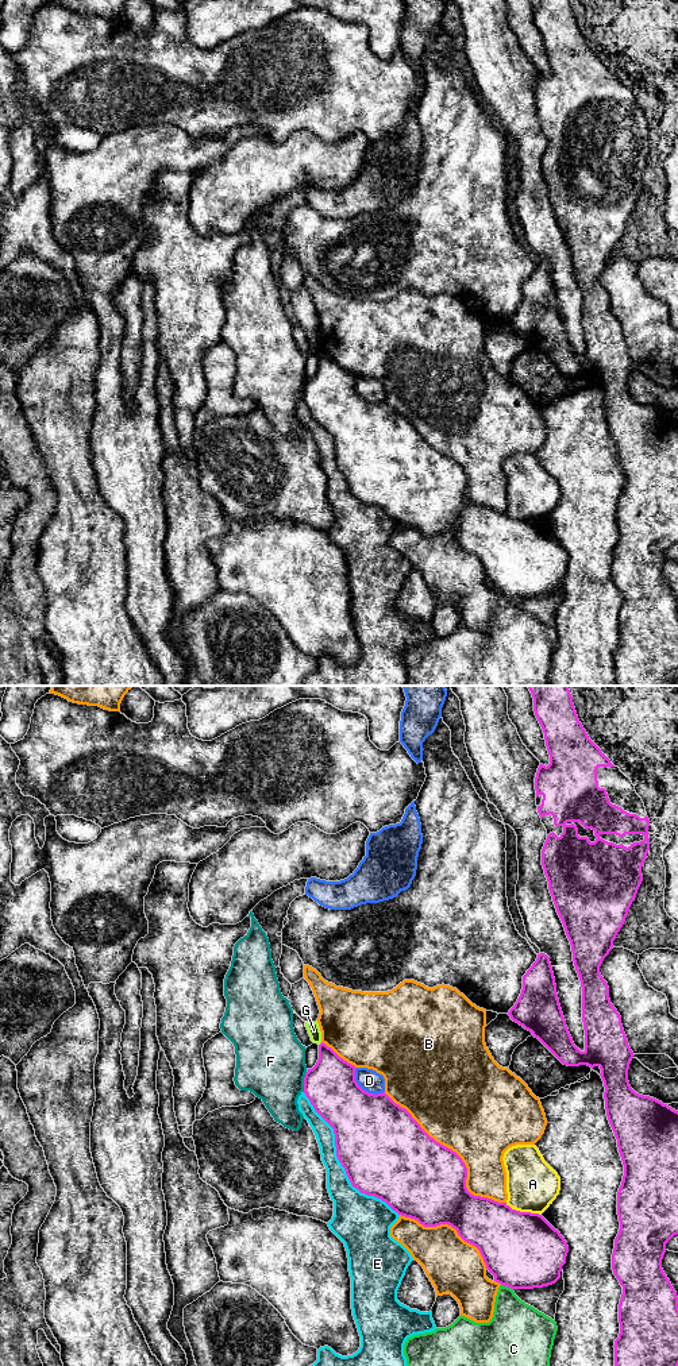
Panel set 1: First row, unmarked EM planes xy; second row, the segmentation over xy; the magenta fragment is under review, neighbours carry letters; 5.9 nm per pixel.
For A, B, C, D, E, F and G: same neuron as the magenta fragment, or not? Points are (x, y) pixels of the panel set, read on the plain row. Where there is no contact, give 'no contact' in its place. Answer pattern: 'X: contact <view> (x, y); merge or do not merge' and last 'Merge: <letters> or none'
A: contact xy (523, 521); do not merge
B: contact xy (457, 463); do not merge
C: contact xy (507, 594); do not merge
D: contact xy (362, 398); do not merge
E: contact xy (341, 471); do not merge
F: contact xy (304, 390); do not merge
G: contact xy (320, 352); do not merge
Merge: none

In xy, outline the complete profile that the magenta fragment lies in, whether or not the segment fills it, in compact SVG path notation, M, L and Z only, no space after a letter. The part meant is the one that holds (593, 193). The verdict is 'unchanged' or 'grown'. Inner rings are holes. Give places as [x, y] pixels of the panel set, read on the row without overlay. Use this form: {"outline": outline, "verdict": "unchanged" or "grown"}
{"outline": "M570 0L531 3L550 63L550 73L540 73L535 86L538 121L547 139L542 174L582 296L585 359L574 354L569 342L550 266L544 262L538 263L523 285L521 302L508 324L531 340L563 374L588 374L604 390L606 425L624 474L617 501L620 539L612 563L612 579L623 595L620 643L613 655L616 683L677 686L678 606L662 578L662 568L666 552L678 543L678 420L631 397L628 378L635 363L621 325L610 312L608 292L600 282L643 190L642 175L650 159L650 128L631 88L589 47Z", "verdict": "grown"}

